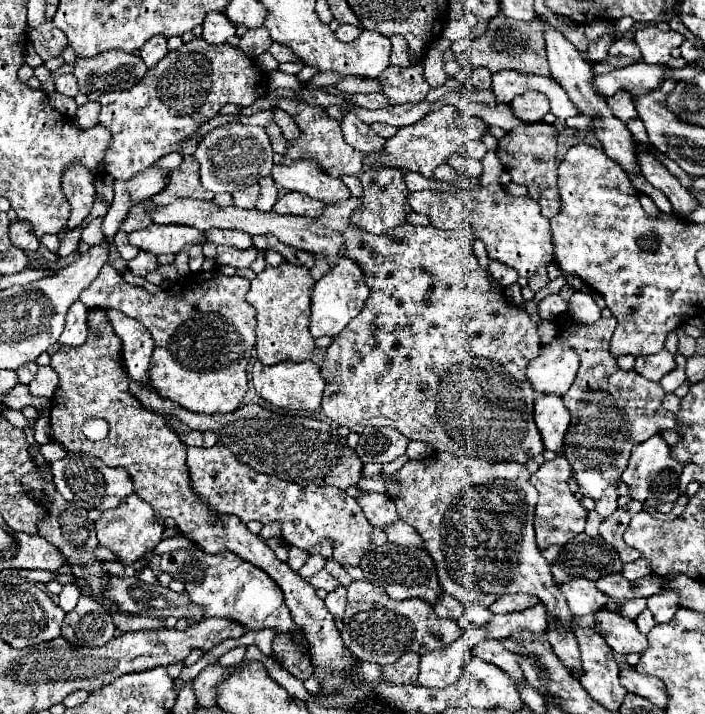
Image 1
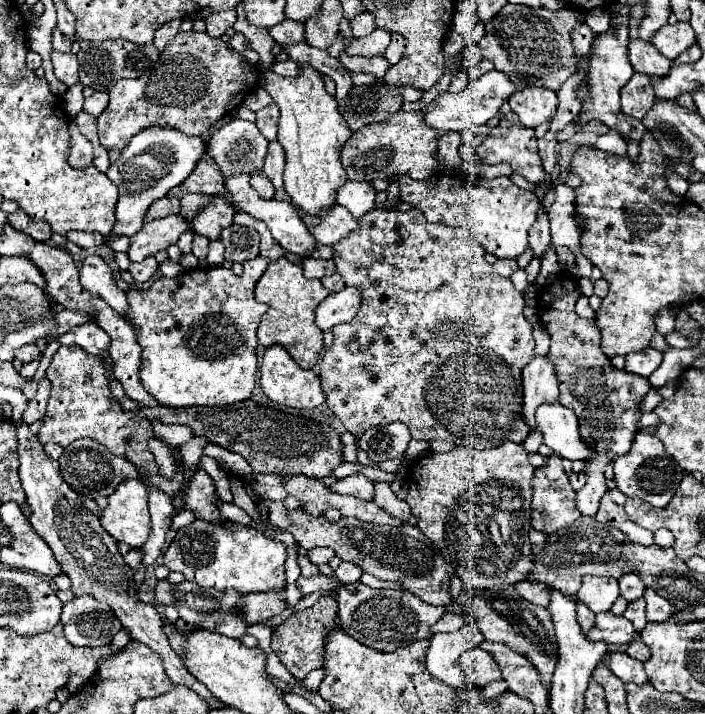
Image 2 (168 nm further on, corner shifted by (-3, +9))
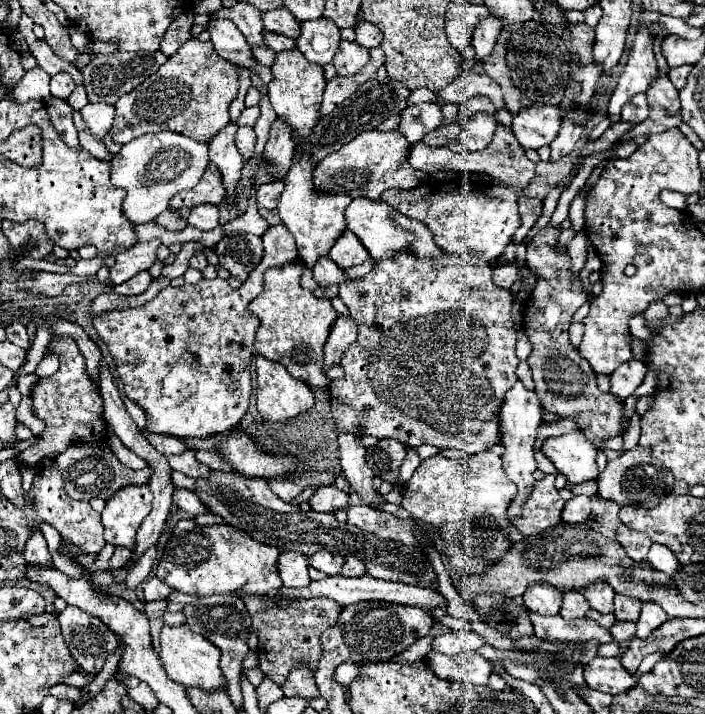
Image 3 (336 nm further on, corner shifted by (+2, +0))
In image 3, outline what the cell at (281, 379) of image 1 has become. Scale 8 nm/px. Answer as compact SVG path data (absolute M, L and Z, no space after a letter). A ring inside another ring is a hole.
M257 355L255 365L257 365L257 411L261 413L263 419L267 419L267 421L287 421L287 419L293 419L301 413L309 411L315 405L313 391L305 383L291 377L281 363L269 361L269 359Z

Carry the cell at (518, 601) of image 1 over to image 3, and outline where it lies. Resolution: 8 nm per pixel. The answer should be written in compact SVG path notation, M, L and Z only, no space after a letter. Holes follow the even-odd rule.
M533 583L523 593L523 605L539 615L557 615L563 593L547 583Z

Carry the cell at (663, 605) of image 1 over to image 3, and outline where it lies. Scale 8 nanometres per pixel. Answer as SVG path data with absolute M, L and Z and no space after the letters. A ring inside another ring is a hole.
M643 603L641 615L637 619L637 637L647 639L651 635L651 631L655 631L667 619L669 617L665 615L665 611L661 607L657 607L657 603Z

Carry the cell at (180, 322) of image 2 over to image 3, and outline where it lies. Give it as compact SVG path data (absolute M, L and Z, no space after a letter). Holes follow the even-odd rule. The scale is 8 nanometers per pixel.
M279 223L269 227L269 231L263 235L263 259L239 289L229 287L229 283L221 277L201 279L195 285L185 283L179 289L167 287L143 307L107 313L93 321L97 335L105 341L117 363L117 373L125 385L125 395L147 413L147 429L151 433L207 437L213 433L225 433L239 423L249 407L253 381L249 365L253 357L253 339L259 327L259 319L247 313L247 305L263 291L263 273L293 259L297 259L297 247L289 231L285 231L285 225Z

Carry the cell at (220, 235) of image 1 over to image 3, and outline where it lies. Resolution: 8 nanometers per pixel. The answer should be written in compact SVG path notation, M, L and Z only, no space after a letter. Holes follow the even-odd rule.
M197 205L191 209L187 223L191 223L201 231L211 231L219 225L219 217L221 217L221 211L217 205Z

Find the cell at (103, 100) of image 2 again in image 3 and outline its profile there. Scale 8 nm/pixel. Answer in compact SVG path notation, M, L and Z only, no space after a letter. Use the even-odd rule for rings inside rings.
M89 103L81 109L81 115L85 123L89 125L93 137L103 139L105 133L109 133L111 121L115 117L115 109L113 105L107 105L107 103Z

